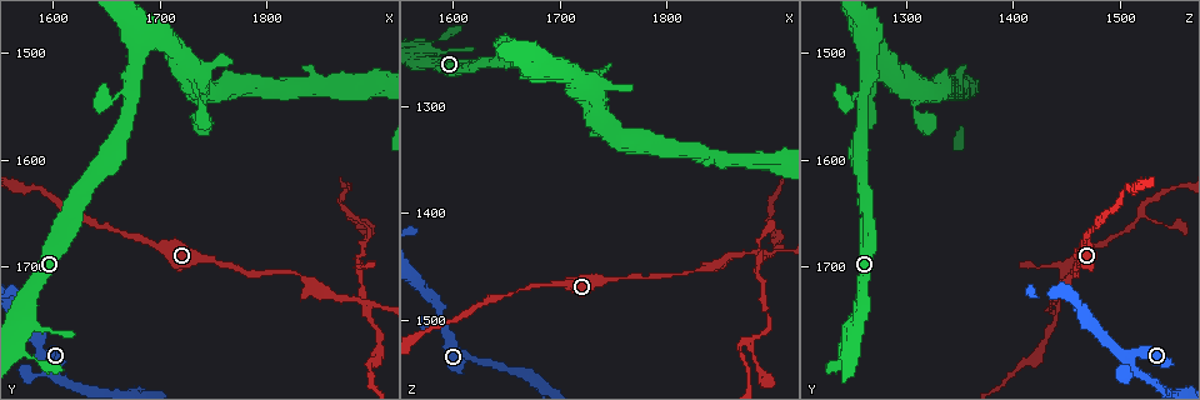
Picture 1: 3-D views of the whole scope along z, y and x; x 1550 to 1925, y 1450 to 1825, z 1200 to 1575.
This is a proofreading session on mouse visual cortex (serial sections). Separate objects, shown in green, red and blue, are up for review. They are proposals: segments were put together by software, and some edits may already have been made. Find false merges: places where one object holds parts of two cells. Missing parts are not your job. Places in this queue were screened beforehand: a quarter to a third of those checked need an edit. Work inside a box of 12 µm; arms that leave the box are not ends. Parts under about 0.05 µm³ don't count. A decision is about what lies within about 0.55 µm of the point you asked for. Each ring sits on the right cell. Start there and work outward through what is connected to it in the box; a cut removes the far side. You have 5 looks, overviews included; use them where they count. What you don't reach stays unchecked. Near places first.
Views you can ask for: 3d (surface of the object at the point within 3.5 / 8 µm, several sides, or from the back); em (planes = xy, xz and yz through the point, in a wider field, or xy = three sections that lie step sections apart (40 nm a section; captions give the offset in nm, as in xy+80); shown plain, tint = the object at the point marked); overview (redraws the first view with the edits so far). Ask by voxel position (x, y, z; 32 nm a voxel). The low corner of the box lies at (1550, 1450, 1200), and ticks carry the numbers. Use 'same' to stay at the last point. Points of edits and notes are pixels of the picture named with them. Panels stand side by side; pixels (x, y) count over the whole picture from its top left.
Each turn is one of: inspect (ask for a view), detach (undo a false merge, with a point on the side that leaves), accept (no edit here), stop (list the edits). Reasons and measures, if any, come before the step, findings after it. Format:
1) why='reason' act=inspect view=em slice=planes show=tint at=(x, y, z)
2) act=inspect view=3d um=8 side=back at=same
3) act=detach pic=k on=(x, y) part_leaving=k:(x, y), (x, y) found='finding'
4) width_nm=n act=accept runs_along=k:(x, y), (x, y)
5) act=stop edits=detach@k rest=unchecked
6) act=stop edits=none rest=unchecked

why='calibre changes' act=inspect view=3d um=3.5 at=(1732, 1520, 1272)

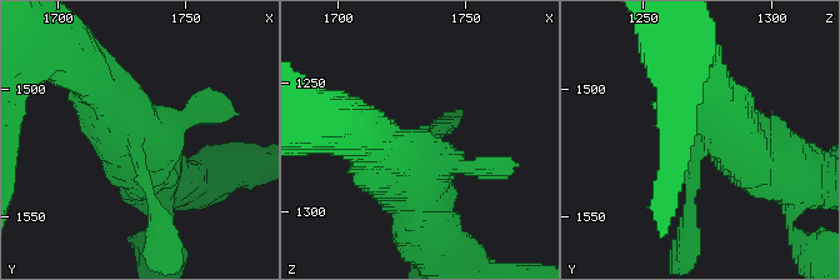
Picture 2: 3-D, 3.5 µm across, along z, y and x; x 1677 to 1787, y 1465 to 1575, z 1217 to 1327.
act=inspect view=em slice=xy step=3 show=tint at=(1730, 1524, 1273)

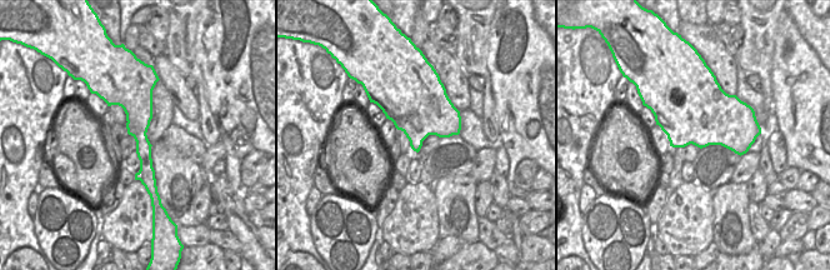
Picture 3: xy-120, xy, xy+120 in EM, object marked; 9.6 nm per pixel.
act=inspect view=em slice=planes show=tint at=same

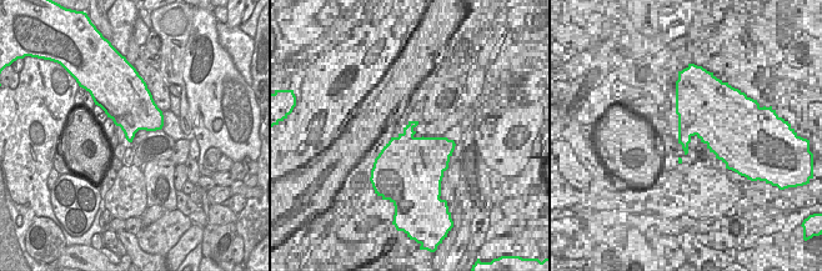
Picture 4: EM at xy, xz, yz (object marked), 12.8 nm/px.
width_nm=460 act=accept runs_along=2:(696, 74), (750, 154), (799, 178) found='all the same cell'

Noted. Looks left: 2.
why='sharp bend' act=inspect view=3d um=3.5 at=(1588, 1804, 1510)

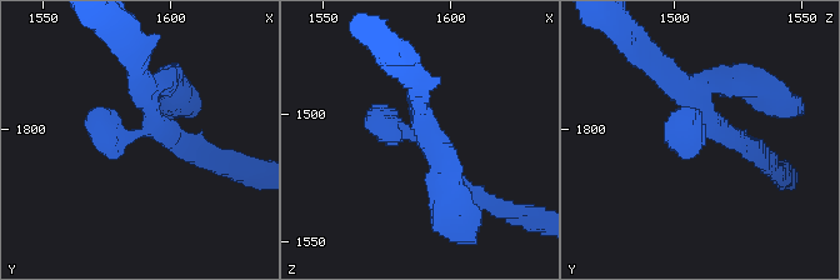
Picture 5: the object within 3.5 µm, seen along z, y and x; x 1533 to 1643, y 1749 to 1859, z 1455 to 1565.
act=inspect view=em slice=xy step=5 show=tint at=(1587, 1801, 1509)

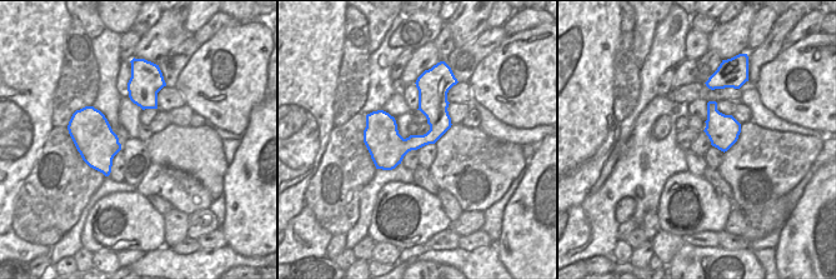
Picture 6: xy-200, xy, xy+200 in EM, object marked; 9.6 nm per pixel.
act=accept runs_along=5:(443, 164), (431, 138), (374, 121) found='continuous, no second cell'

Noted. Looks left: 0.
act=stop edits=none rest=unchecked

